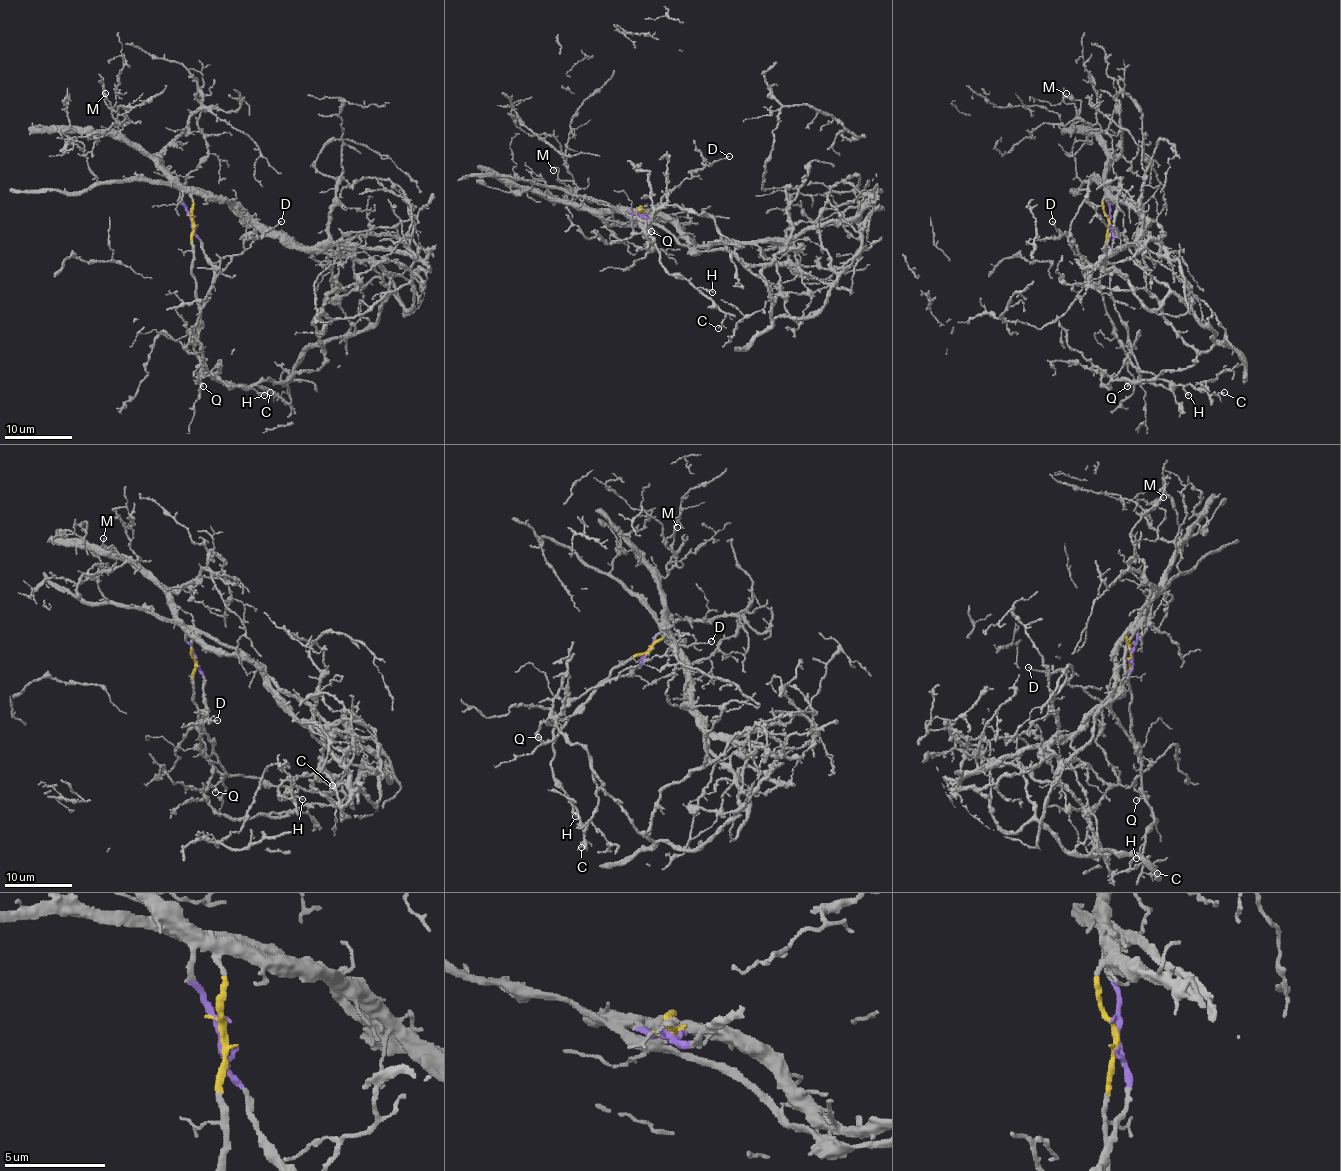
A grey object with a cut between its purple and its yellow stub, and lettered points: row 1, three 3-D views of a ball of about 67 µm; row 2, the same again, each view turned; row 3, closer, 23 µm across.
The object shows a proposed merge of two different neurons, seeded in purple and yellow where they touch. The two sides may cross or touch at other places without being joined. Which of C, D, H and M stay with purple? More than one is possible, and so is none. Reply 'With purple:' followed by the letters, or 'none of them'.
With purple: D, M

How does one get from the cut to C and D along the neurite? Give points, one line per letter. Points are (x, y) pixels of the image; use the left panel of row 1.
C: (191, 221), (198, 342), (202, 345), (203, 364), (213, 379), (258, 384), (278, 394), (270, 393)
D: (191, 221), (200, 248), (212, 267), (213, 282), (230, 258), (244, 250), (247, 236), (261, 236), (281, 221)

